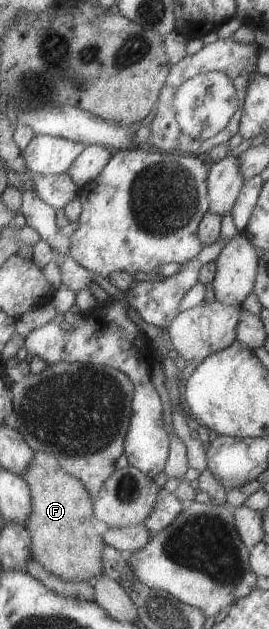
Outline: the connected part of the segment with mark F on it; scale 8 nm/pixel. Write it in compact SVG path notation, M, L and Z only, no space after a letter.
M34 452L33 458L20 477L27 483L30 492L30 515L24 527L30 540L30 557L48 573L63 580L87 580L101 574L101 553L104 542L94 527L92 501L79 479L61 470L57 459L44 452Z

